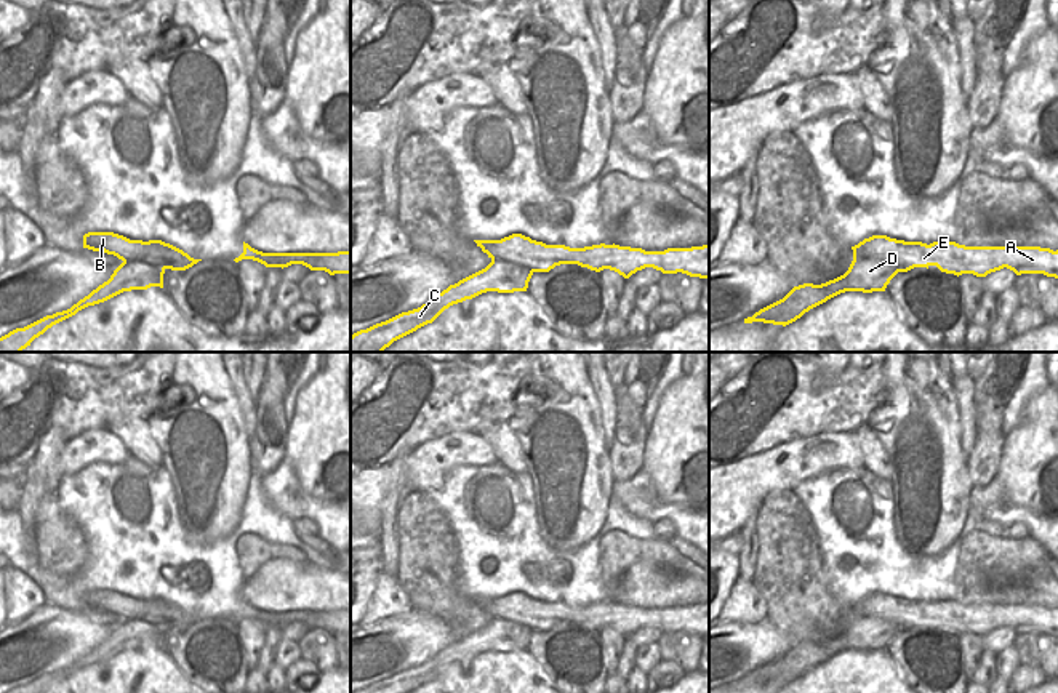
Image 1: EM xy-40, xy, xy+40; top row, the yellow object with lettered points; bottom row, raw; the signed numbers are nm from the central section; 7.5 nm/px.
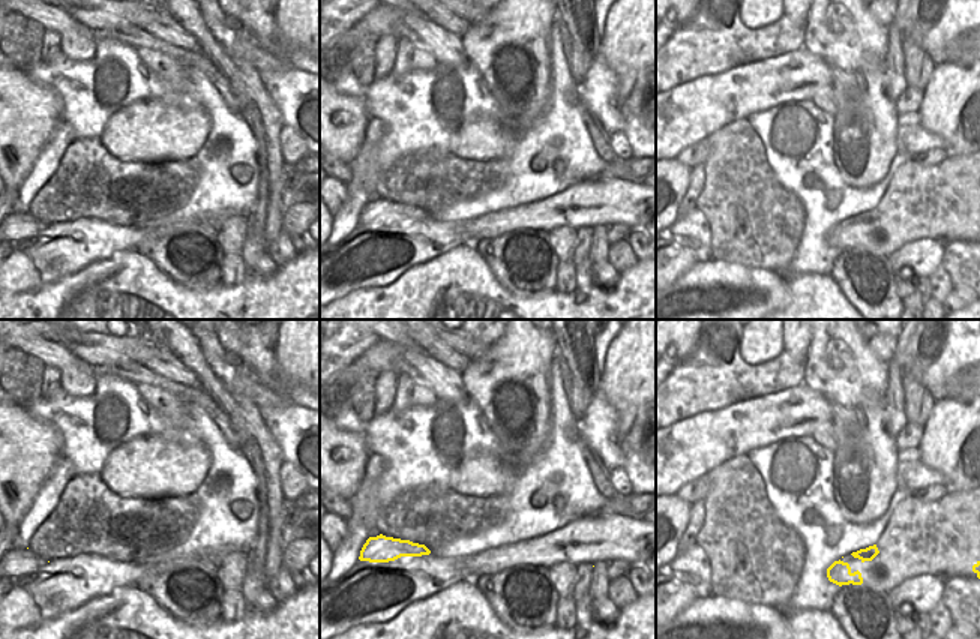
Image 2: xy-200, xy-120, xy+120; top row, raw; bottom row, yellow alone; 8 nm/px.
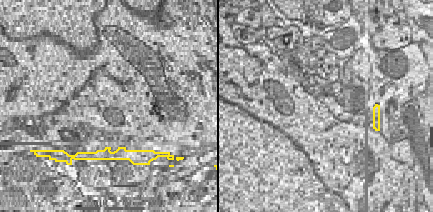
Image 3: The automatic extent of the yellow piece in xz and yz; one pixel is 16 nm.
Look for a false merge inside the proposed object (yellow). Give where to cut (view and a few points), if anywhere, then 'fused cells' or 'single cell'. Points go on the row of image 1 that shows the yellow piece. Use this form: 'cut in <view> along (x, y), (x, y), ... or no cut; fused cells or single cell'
cut in xy+40 along (853, 256), (893, 263), (901, 271); fused cells

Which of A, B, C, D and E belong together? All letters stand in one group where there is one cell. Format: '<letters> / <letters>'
A B E / C D

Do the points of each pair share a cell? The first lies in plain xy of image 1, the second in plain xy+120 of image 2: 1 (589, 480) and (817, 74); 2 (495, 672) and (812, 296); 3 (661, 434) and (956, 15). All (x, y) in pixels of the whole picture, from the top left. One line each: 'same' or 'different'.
1: different
2: same
3: different

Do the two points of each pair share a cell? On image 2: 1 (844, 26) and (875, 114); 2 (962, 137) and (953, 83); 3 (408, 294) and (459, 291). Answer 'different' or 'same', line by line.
1: same
2: same
3: same

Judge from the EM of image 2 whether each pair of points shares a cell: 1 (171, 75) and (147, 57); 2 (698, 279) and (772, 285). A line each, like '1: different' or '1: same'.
1: same
2: same

